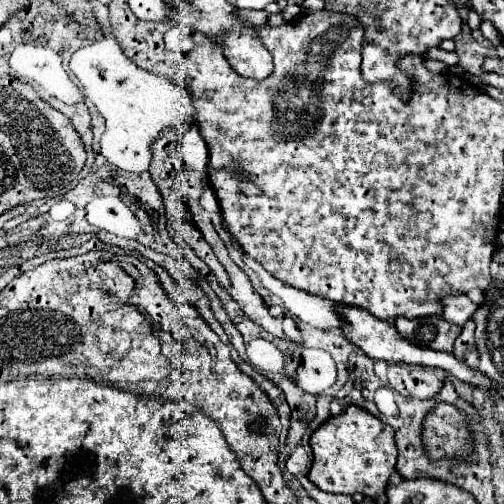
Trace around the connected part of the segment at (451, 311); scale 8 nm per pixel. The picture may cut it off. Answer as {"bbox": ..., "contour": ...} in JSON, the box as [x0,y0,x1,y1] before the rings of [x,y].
{"bbox":[441,295,477,327],"contour":[[[449,295],[441,299],[443,305],[443,317],[451,323],[457,323],[463,327],[463,323],[477,311],[477,305],[467,295]]]}

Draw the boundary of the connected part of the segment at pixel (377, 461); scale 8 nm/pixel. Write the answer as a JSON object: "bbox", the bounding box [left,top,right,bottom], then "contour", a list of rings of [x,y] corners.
{"bbox":[307,405,397,497],"contour":[[[349,405],[341,415],[325,421],[325,425],[311,435],[311,449],[313,463],[307,477],[327,493],[361,493],[365,497],[377,497],[385,493],[389,477],[395,471],[397,447],[393,429],[355,405]]]}

